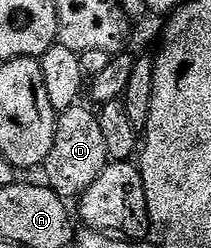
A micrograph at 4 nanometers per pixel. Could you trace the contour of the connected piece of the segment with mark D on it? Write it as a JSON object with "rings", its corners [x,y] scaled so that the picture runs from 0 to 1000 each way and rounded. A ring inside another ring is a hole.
{"rings":[[[365,423],[280,452],[256,585],[199,665],[199,694],[209,690],[213,714],[227,718],[213,722],[223,750],[308,810],[341,810],[398,786],[408,762],[427,762],[427,746],[464,730],[464,698],[483,698],[483,681],[502,681],[521,653],[502,565],[483,552],[474,468],[431,427],[398,427]]]}

